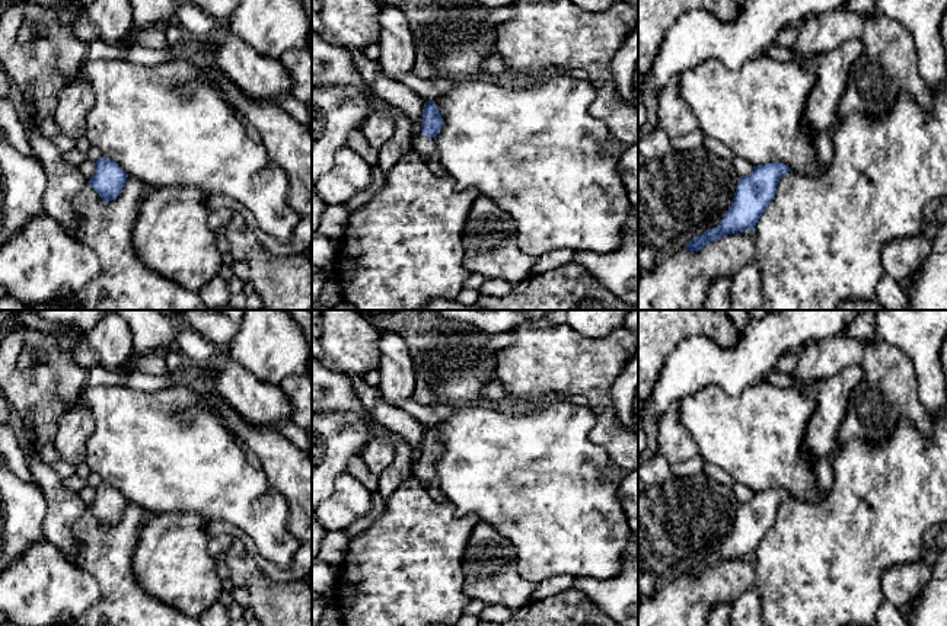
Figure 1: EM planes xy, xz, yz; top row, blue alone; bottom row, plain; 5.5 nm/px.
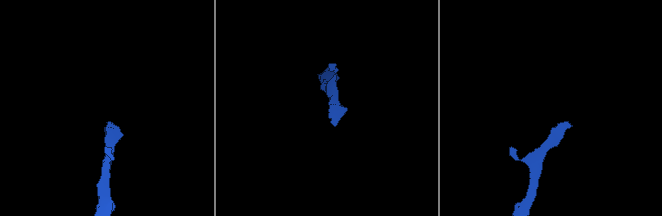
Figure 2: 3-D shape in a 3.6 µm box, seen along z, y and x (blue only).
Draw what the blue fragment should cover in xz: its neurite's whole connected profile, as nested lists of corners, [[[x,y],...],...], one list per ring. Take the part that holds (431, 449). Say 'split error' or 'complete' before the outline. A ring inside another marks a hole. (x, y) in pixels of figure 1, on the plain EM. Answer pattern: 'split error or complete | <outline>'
split error | [[[428,427],[423,437],[421,459],[411,467],[412,476],[420,480],[431,480],[437,478],[436,461],[440,459],[443,444],[434,429]]]

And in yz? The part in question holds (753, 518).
complete | [[[779,488],[753,492],[747,502],[739,505],[731,533],[720,550],[693,563],[685,575],[699,578],[705,571],[743,556],[755,556],[762,539],[772,527],[779,505],[793,498]]]

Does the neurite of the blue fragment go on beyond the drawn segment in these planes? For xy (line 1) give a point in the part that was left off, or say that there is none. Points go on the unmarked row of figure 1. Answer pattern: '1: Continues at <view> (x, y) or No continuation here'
1: No continuation here

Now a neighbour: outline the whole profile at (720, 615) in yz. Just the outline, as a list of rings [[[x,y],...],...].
[[[720,603],[708,614],[705,626],[730,626],[733,603]]]

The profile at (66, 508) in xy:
[[[17,421],[16,427],[34,482],[41,488],[48,505],[44,537],[57,546],[70,562],[79,553],[76,526],[89,507],[80,499],[79,494],[64,486],[63,479],[51,464],[41,460],[39,451],[35,450],[34,429],[22,421]]]

